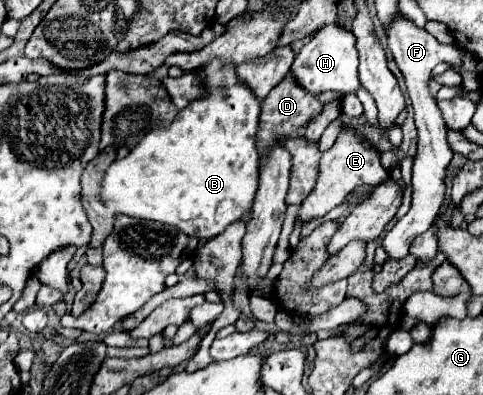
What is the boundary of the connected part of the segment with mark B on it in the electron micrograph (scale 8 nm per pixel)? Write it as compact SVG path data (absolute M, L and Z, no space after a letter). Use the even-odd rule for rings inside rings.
M212 60L212 64L200 72L200 78L206 80L204 86L208 96L180 110L170 126L150 130L128 152L128 156L116 158L102 178L100 198L114 214L164 222L180 228L188 236L208 240L252 210L258 190L258 154L254 136L258 128L260 102L248 86L238 84L236 68L222 66L220 60Z

